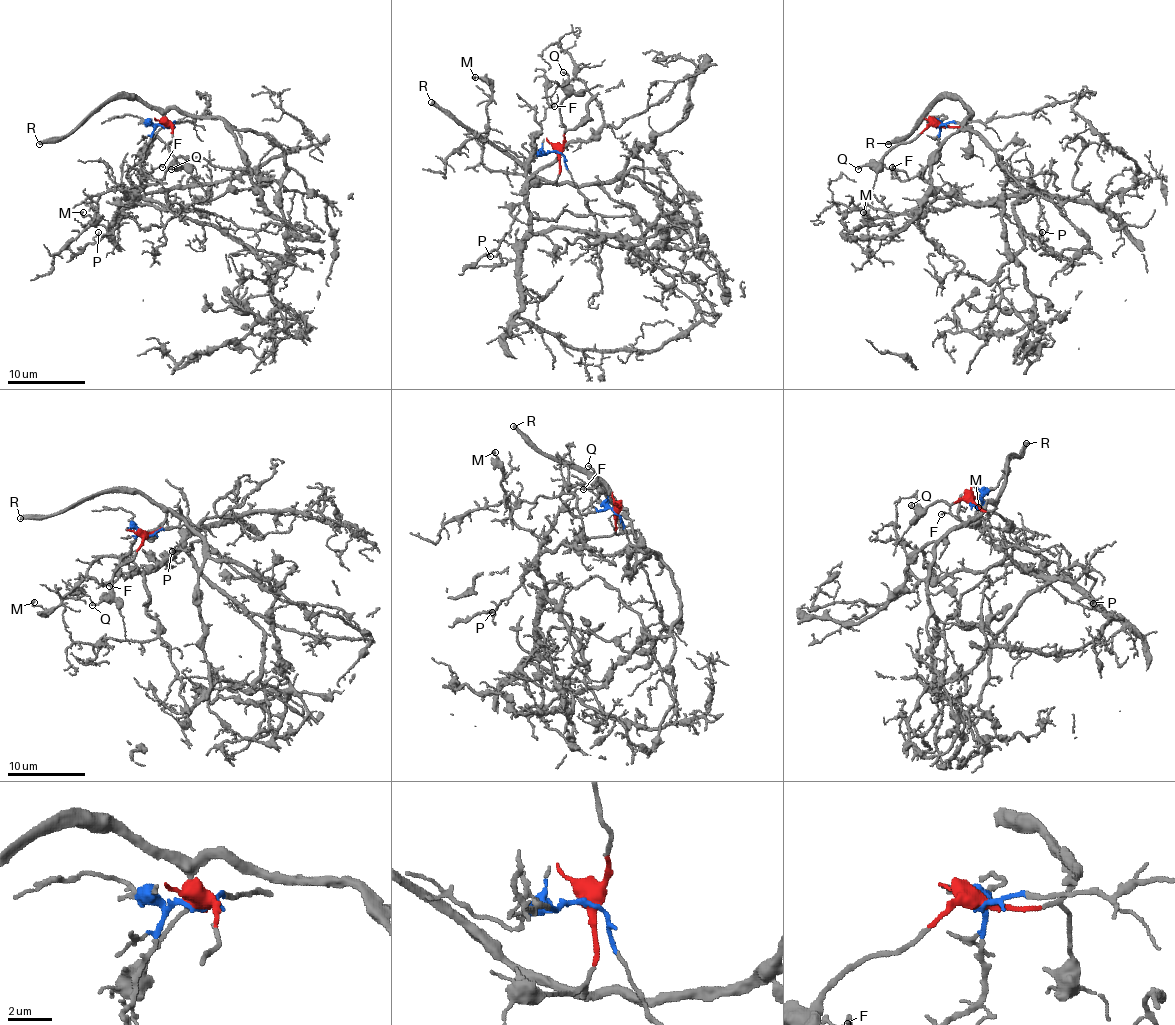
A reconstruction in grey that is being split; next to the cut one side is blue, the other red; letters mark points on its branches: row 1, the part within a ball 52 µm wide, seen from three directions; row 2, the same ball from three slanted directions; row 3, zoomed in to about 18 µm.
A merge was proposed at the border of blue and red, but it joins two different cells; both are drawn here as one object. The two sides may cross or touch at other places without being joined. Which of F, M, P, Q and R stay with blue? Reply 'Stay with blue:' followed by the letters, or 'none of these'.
Stay with blue: F, M, P

